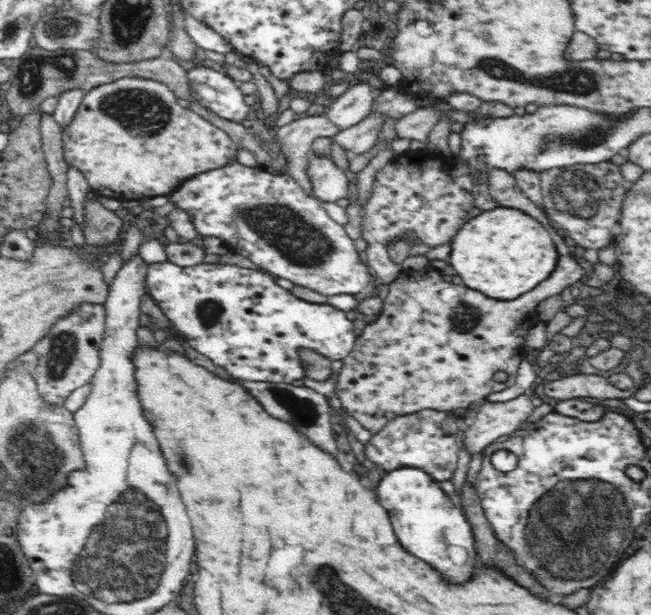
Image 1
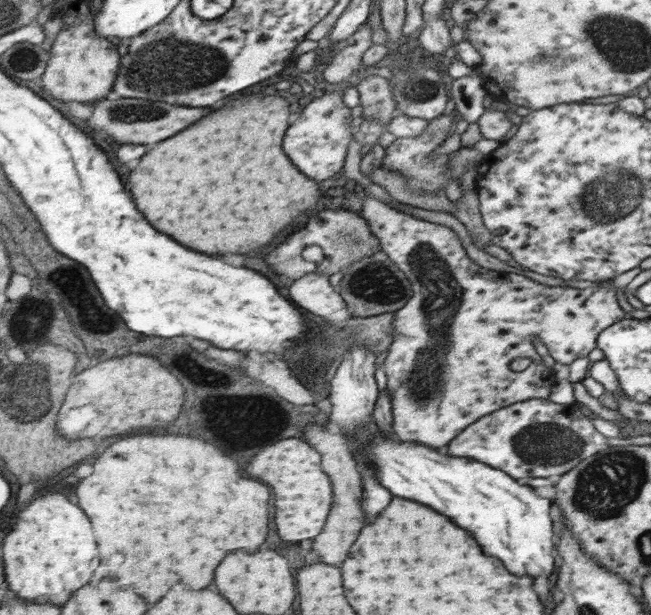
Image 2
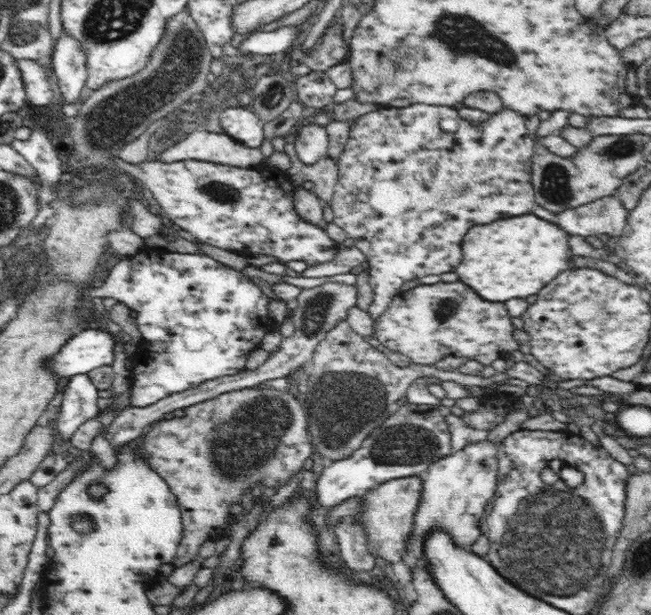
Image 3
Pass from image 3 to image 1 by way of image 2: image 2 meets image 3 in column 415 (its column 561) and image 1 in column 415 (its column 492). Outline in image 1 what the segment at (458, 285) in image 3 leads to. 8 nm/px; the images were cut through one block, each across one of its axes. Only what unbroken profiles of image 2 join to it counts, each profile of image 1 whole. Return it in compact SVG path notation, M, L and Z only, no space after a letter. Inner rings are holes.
M559 255L558 266L554 270L554 274L550 274L550 278L542 284L538 284L534 290L522 294L520 298L516 300L510 300L510 302L504 302L504 300L494 300L494 298L486 298L482 292L478 290L470 290L466 286L458 286L451 282L446 282L442 279L442 273L435 270L413 270L406 269L401 270L398 274L398 278L394 282L389 283L388 295L383 299L383 310L378 314L377 320L370 325L366 325L362 334L357 338L353 350L358 350L360 356L352 356L360 366L342 366L342 370L339 372L338 381L336 383L336 391L343 408L348 412L352 418L355 418L369 430L370 434L376 434L379 430L382 430L383 426L387 425L388 421L392 421L393 418L405 415L417 413L419 410L432 409L442 412L451 412L459 414L460 411L468 409L472 406L477 406L479 403L485 402L487 396L492 392L500 392L504 388L510 388L516 381L516 372L522 360L528 353L528 347L526 345L525 336L530 328L537 324L537 307L540 302L543 302L550 296L560 294L564 288L572 285L577 280L580 280L586 272L582 269L582 265L578 263L578 259L574 255ZM496 372L505 372L508 376L506 382L496 382L494 375Z

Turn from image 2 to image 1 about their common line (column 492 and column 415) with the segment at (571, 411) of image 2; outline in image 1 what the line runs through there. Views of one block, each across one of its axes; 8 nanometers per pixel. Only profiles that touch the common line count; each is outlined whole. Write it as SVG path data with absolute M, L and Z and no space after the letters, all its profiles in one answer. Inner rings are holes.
M432 409L393 418L382 430L364 439L366 458L382 466L386 472L410 466L426 471L436 481L450 480L456 470L459 454L456 419L457 414Z

